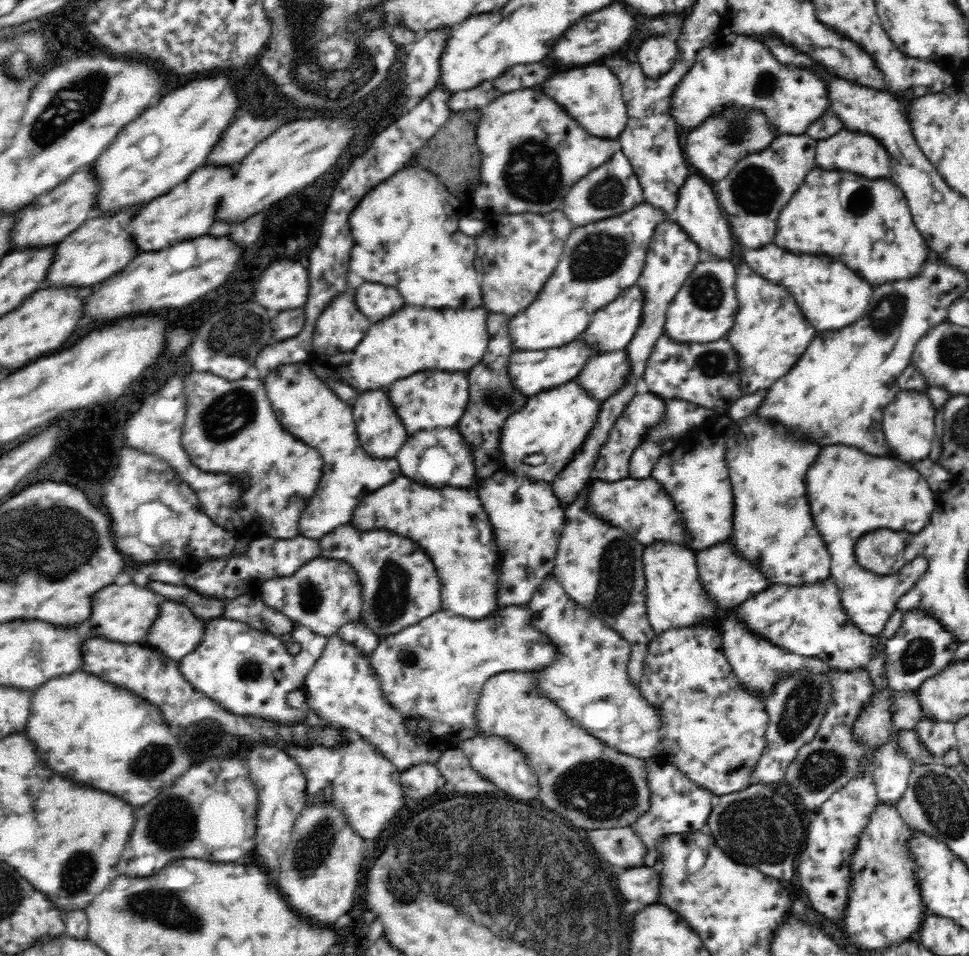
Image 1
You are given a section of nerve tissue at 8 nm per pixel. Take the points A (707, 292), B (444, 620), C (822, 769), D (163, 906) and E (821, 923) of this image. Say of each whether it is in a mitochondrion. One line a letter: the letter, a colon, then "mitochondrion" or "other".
A: mitochondrion
B: other
C: mitochondrion
D: mitochondrion
E: other

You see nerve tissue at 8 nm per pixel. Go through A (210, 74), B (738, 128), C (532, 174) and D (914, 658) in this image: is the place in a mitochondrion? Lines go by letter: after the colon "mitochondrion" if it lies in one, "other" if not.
A: other
B: mitochondrion
C: mitochondrion
D: mitochondrion

